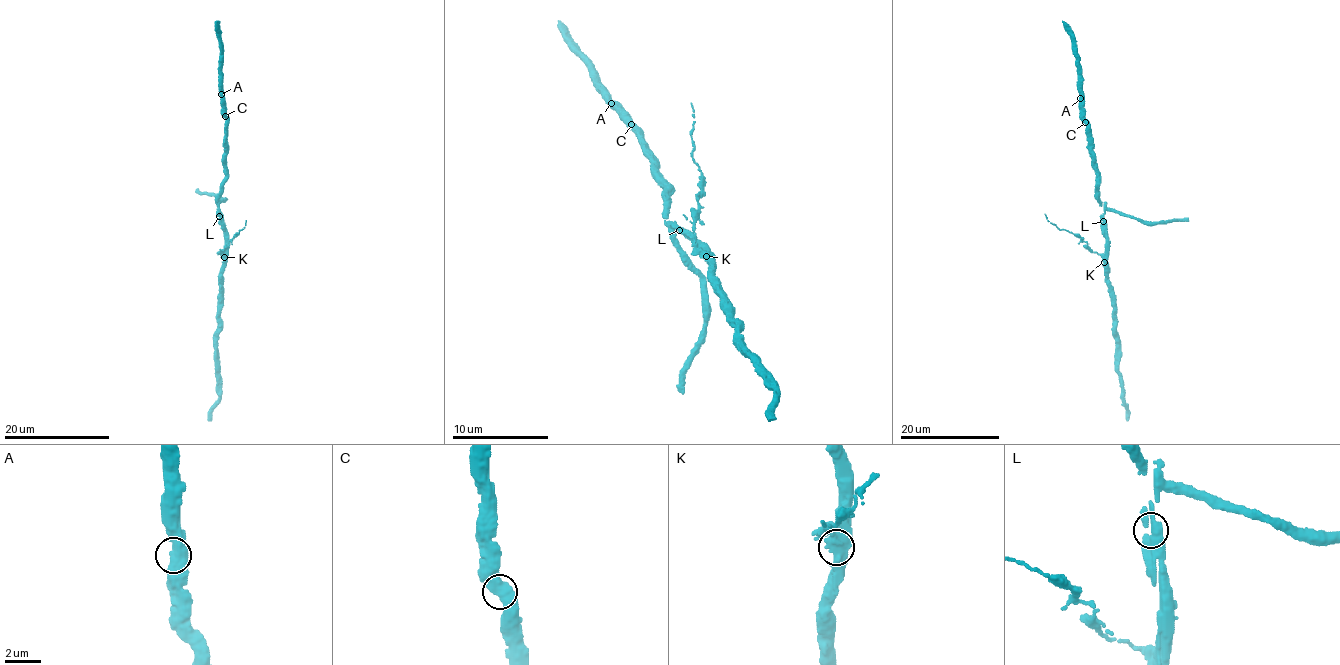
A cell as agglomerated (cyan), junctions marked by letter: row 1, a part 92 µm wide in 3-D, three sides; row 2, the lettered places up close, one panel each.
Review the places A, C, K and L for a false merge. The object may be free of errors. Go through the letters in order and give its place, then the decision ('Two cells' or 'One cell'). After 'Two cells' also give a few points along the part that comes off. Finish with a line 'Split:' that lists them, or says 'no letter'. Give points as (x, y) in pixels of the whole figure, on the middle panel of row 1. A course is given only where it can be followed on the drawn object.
A: Place: (611, 103). One cell
C: Place: (631, 124). One cell
K: Place: (706, 256). Two cells. Course of the part to remove: (707, 256), (697, 246), (693, 228), (699, 210), (700, 169), (691, 156), (692, 104)
L: Place: (679, 230). One cell
Split: K

